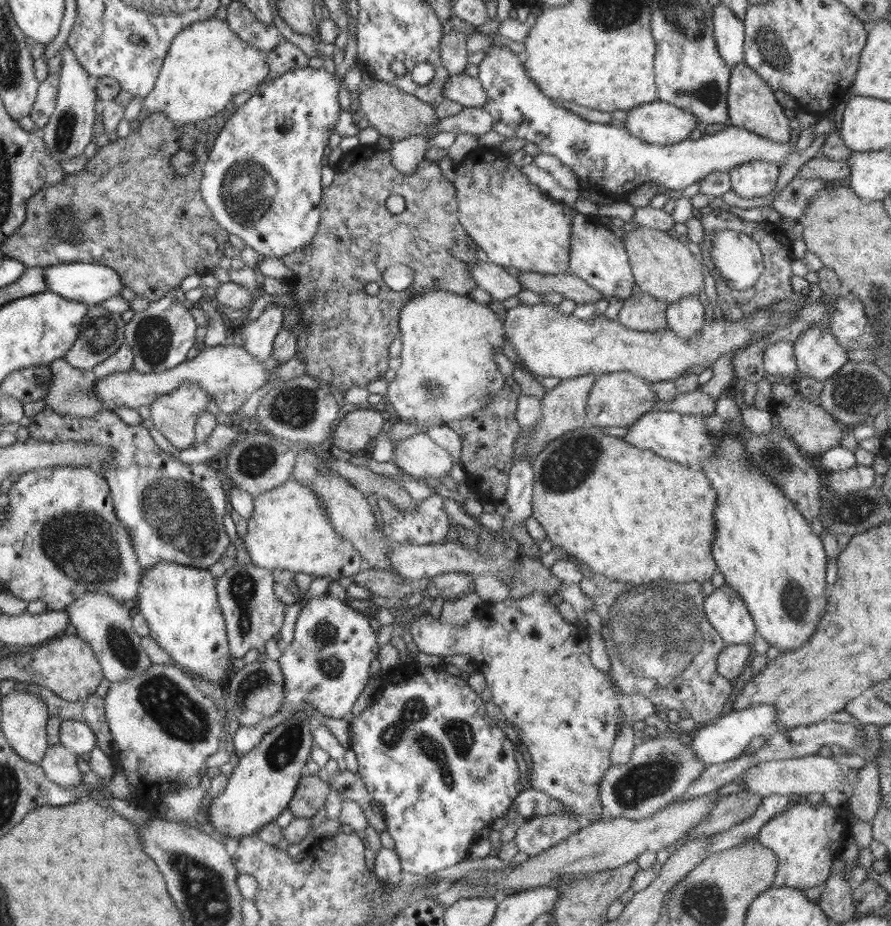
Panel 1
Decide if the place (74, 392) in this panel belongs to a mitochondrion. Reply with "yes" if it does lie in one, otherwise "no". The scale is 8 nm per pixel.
yes

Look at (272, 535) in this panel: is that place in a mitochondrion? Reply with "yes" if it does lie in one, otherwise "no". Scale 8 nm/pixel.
no

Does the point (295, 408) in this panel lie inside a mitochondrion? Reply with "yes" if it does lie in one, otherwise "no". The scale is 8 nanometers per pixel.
yes

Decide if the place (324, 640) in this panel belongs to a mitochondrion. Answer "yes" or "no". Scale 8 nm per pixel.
yes

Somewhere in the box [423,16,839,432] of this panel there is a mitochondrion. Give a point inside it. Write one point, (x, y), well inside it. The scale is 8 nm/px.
(773, 49)

